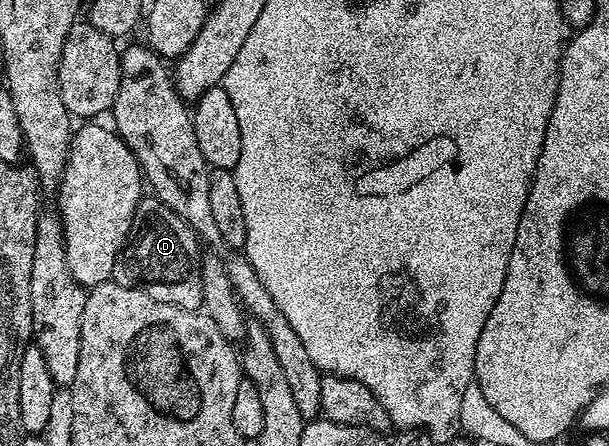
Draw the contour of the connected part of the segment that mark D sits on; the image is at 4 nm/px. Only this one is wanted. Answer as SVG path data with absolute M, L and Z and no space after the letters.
M145 196L135 208L129 238L115 260L112 281L127 288L142 290L163 304L175 304L184 310L201 310L202 253L203 246L197 233L156 196Z

